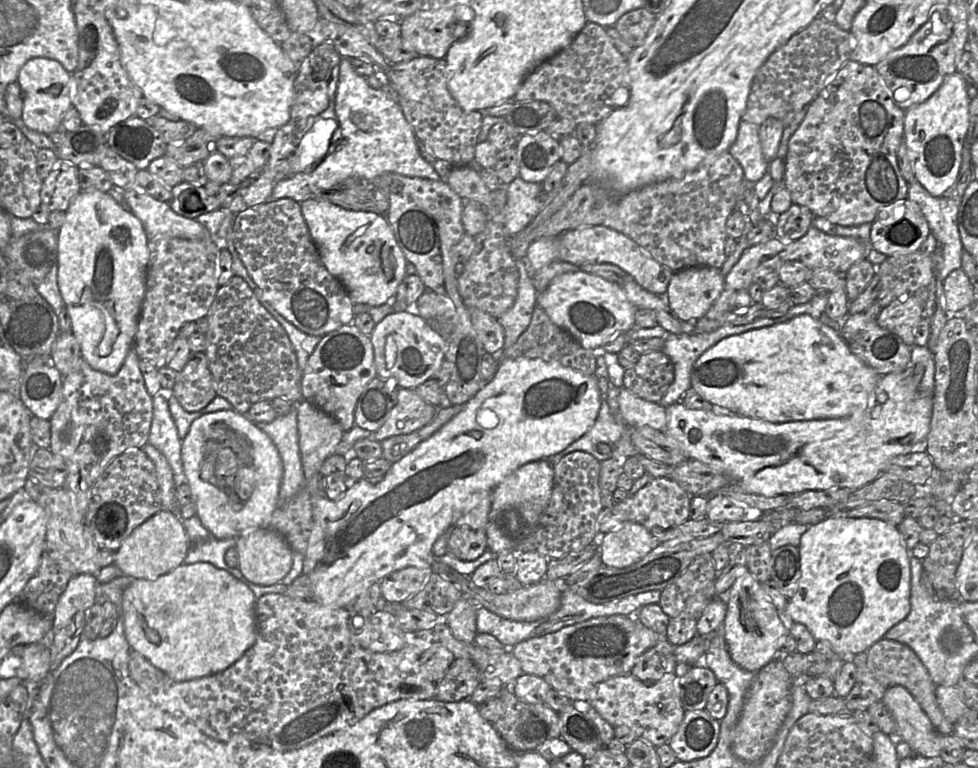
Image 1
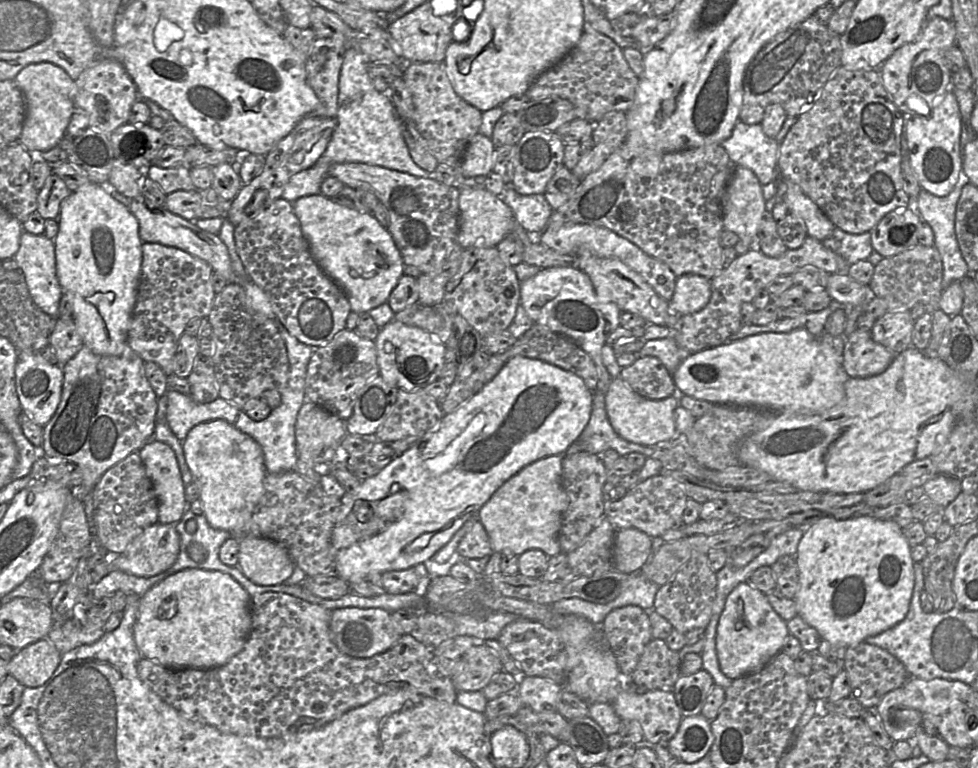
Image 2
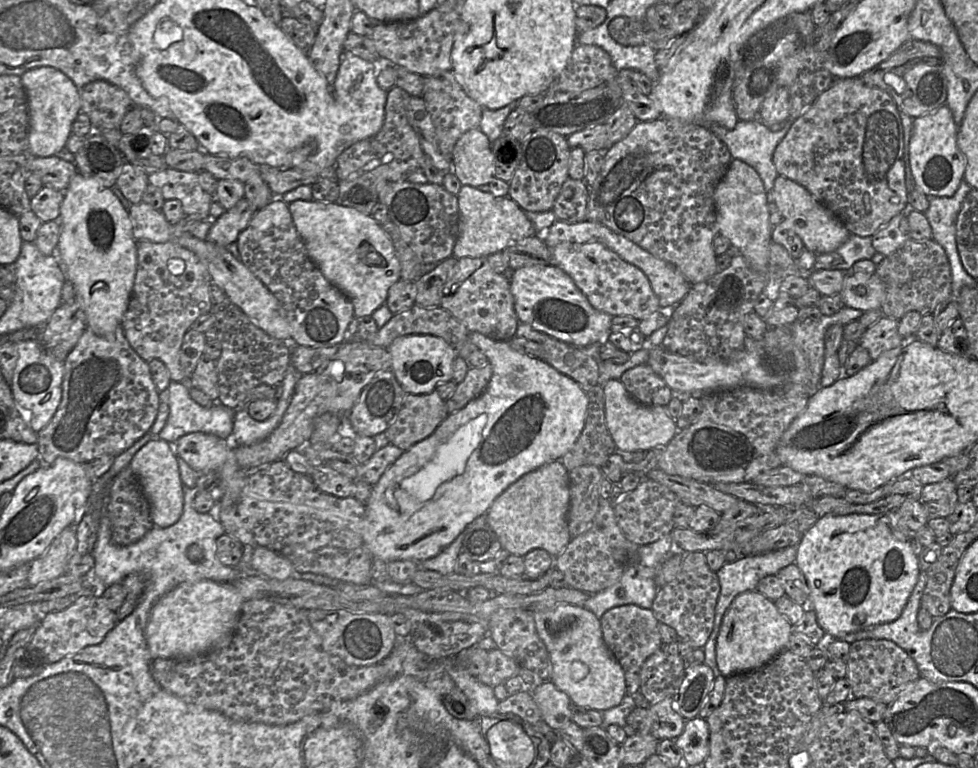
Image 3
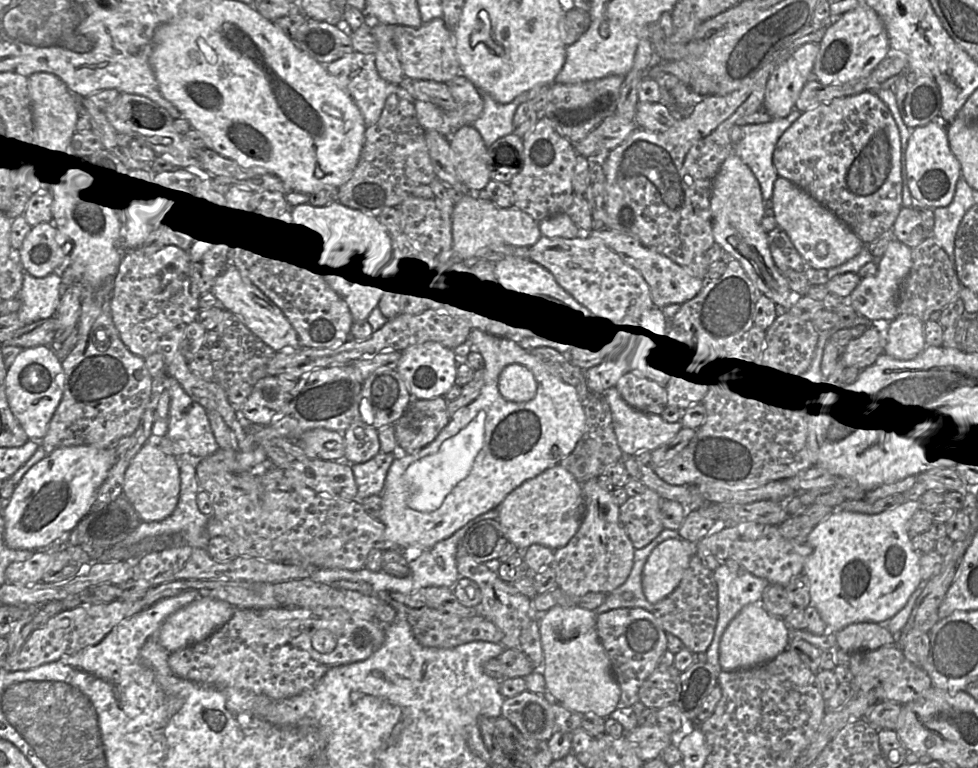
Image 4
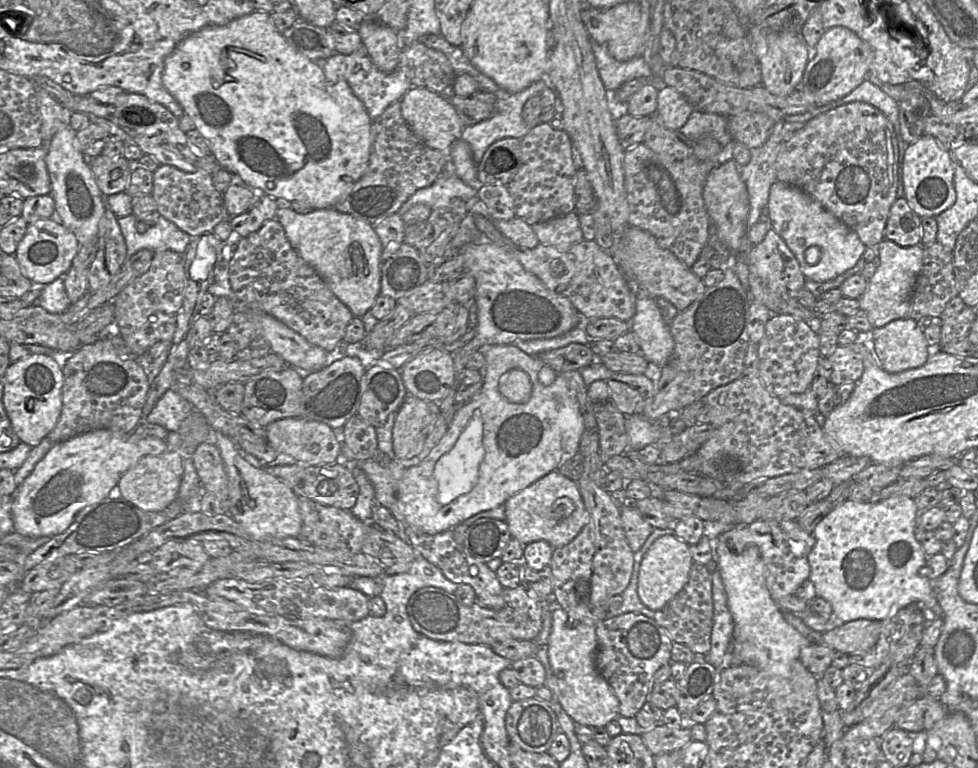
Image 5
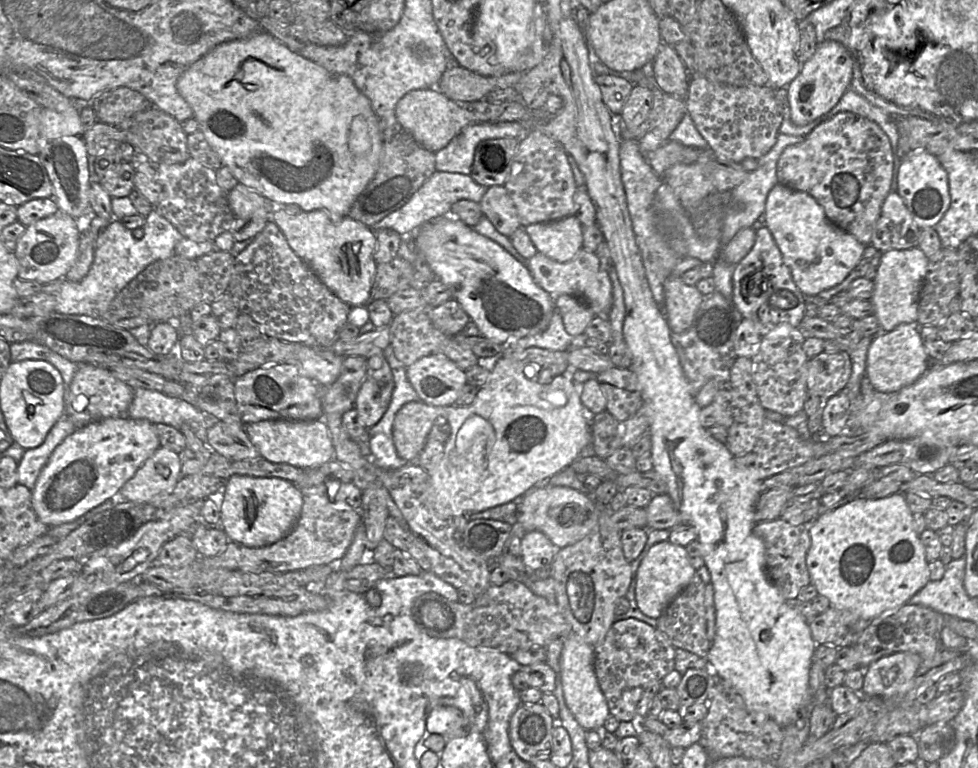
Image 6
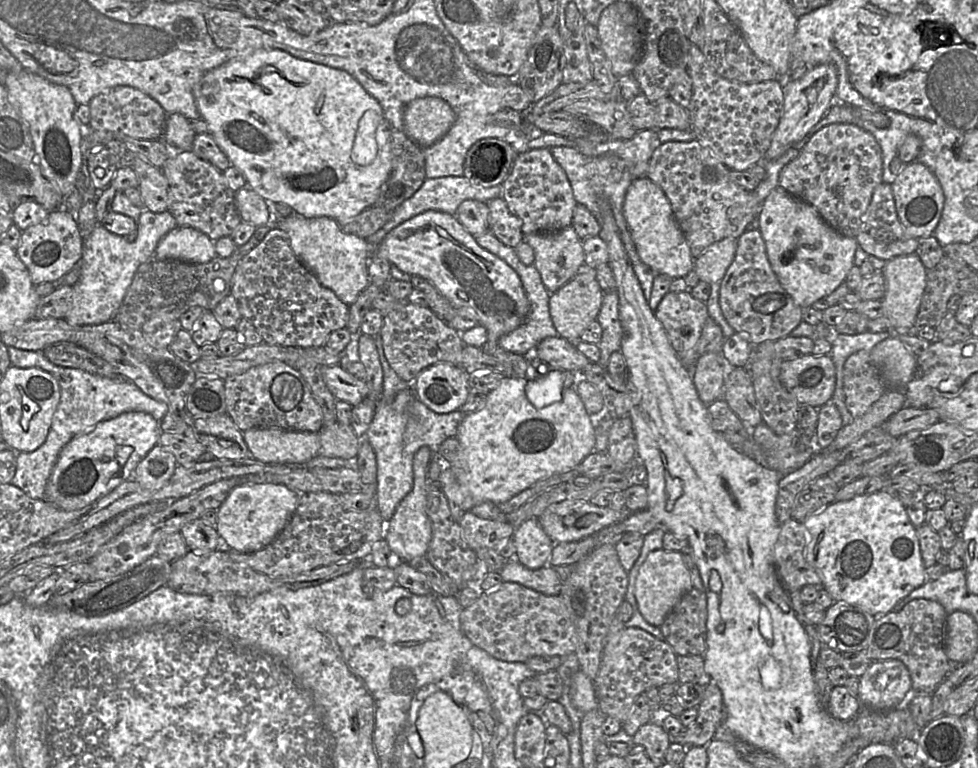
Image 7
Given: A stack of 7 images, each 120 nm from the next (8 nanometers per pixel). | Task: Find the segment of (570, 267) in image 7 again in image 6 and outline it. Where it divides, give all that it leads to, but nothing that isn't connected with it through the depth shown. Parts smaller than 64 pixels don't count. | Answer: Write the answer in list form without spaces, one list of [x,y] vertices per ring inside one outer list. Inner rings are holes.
[[[575,215],[528,225],[525,232],[537,252],[556,262],[571,260],[583,245],[582,225]]]

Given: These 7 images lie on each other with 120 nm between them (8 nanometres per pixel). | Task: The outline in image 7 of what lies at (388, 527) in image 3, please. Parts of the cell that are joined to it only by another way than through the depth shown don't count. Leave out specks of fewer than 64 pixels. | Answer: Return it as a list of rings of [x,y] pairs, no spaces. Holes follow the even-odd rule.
[[[505,376],[499,385],[487,394],[484,405],[474,412],[466,413],[458,426],[456,438],[463,452],[463,469],[458,471],[458,482],[460,485],[466,486],[468,495],[474,502],[474,506],[484,502],[493,502],[495,504],[506,502],[541,479],[546,479],[554,474],[571,471],[594,451],[594,417],[592,417],[586,411],[581,398],[576,392],[576,388],[570,387],[564,390],[562,399],[560,401],[542,408],[537,408],[526,393],[527,383],[528,380],[526,378]]]

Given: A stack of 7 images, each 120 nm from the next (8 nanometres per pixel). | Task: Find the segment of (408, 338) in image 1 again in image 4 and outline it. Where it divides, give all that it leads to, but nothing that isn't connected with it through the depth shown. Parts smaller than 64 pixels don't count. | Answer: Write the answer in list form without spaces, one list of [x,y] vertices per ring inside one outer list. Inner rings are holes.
[[[424,342],[401,351],[396,370],[403,378],[412,399],[429,400],[444,397],[456,381],[457,356],[452,349],[440,343]]]

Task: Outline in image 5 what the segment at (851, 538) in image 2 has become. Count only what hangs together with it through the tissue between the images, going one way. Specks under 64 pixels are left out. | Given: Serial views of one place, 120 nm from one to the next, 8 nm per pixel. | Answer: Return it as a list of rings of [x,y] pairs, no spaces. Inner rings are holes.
[[[894,496],[866,503],[846,500],[817,523],[811,533],[814,546],[808,555],[808,580],[814,584],[816,595],[831,605],[836,622],[847,623],[858,619],[883,621],[910,605],[920,608],[925,621],[943,619],[932,582],[925,575],[925,553],[914,537],[917,513],[914,498],[907,496]]]

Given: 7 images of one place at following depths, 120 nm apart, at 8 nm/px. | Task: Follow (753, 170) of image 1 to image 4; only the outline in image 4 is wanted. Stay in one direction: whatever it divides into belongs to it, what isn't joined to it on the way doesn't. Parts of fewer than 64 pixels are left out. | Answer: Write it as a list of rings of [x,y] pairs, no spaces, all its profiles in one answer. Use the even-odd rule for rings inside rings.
[[[793,109],[784,118],[772,118],[762,124],[749,124],[741,127],[741,139],[734,145],[737,155],[753,172],[759,182],[764,201],[771,199],[774,182],[778,174],[773,165],[773,153],[781,135],[802,112]]]

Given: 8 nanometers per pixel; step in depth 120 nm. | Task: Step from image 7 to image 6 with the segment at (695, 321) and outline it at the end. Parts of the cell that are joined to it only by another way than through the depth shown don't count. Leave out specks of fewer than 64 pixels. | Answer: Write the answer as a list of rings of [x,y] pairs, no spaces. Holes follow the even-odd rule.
[[[670,274],[664,281],[664,315],[671,332],[682,333],[693,323],[704,300],[696,286],[686,285]]]

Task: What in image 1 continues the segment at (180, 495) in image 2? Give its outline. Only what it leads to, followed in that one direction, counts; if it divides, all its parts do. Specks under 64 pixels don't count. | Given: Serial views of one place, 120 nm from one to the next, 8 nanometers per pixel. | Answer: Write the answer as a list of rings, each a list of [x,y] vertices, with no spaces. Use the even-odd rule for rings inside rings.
[[[146,443],[142,450],[155,466],[162,501],[162,509],[177,511],[178,507],[175,500],[176,486],[174,484],[173,473],[169,463],[164,455],[149,443]]]

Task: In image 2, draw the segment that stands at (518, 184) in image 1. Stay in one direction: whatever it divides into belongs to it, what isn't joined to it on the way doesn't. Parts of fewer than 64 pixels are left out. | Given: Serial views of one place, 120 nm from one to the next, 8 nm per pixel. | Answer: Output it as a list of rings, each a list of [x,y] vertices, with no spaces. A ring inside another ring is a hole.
[[[511,185],[503,188],[499,198],[511,208],[516,220],[528,232],[541,233],[553,212],[543,194],[522,195]]]

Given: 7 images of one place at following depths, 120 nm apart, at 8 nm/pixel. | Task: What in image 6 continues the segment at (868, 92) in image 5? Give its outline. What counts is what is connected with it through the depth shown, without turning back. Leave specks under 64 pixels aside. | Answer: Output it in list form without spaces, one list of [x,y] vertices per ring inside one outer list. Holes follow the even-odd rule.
[[[851,89],[847,90],[833,110],[827,113],[827,120],[840,112],[852,112],[874,121],[880,128],[886,130],[892,139],[895,139],[899,134],[895,122],[897,116],[888,114]]]

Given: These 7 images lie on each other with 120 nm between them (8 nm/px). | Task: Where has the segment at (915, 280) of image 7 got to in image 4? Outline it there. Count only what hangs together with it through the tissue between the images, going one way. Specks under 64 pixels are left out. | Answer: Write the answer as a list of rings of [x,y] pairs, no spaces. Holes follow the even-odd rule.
[[[891,240],[877,266],[873,276],[861,278],[861,281],[848,298],[843,298],[855,311],[871,321],[892,321],[898,316],[898,293],[900,285],[912,266],[911,248],[900,241]]]

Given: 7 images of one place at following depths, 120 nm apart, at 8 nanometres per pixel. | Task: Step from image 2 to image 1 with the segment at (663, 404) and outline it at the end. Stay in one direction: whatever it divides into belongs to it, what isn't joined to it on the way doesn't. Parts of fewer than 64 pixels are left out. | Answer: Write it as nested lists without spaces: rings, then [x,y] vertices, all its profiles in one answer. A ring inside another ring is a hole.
[[[623,386],[618,396],[618,413],[630,428],[649,426],[658,431],[666,431],[666,408],[638,397]]]

